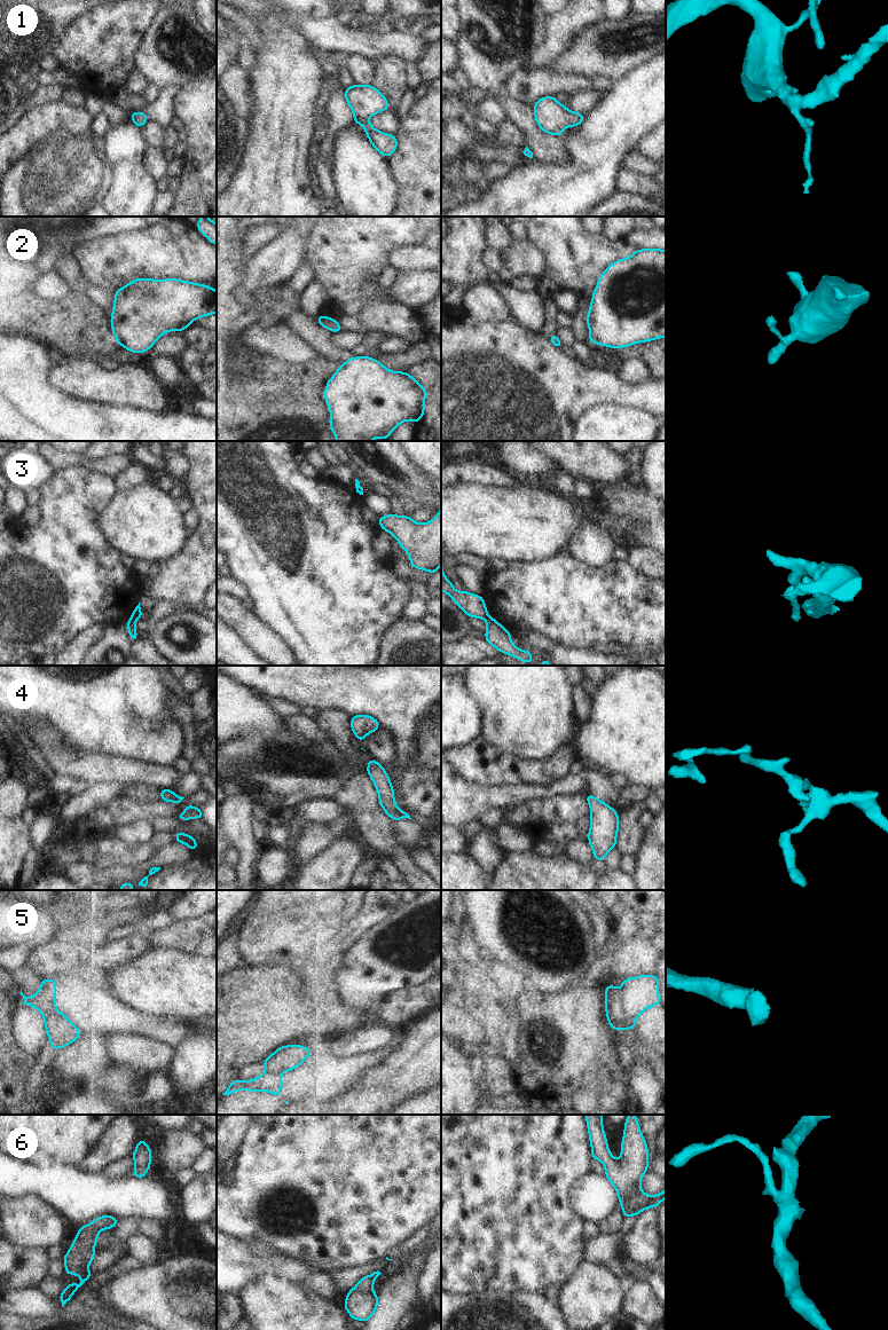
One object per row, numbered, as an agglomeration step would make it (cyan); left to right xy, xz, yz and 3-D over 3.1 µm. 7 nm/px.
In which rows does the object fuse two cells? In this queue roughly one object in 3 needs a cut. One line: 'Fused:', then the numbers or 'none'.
Fused: 3, 5

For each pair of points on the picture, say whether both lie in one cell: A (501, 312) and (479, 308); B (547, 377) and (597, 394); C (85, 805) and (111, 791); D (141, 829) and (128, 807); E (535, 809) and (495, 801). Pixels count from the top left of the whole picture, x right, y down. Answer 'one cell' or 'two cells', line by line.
A: one cell
B: one cell
C: one cell
D: two cells
E: two cells

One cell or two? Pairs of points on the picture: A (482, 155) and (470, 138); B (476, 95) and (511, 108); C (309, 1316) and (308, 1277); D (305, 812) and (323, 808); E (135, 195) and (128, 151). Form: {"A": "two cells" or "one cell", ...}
{"A": "two cells", "B": "two cells", "C": "two cells", "D": "one cell", "E": "one cell"}

